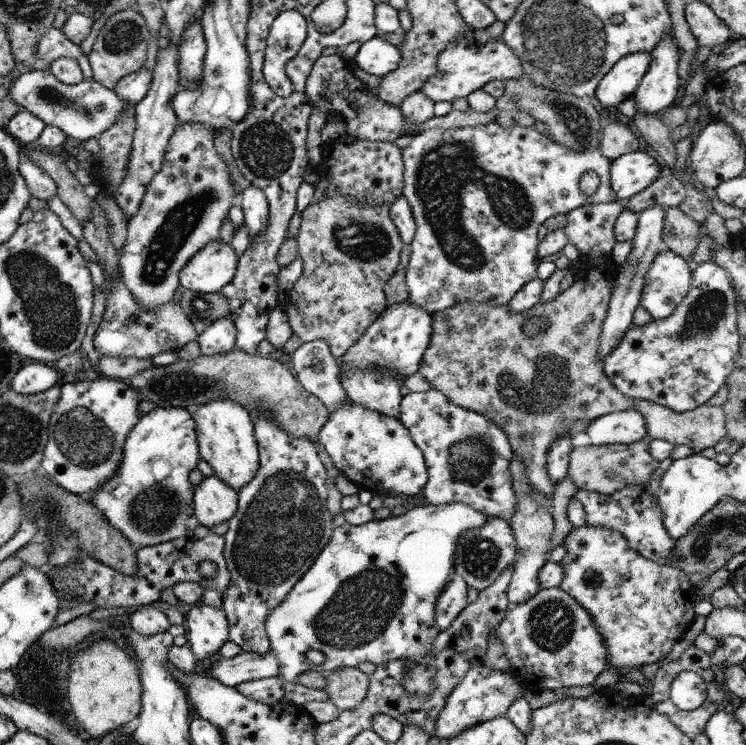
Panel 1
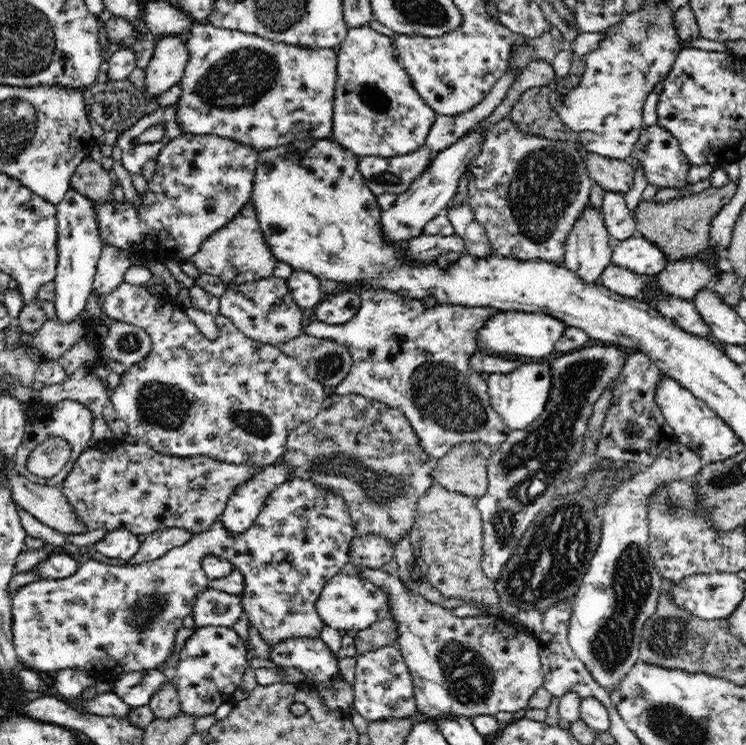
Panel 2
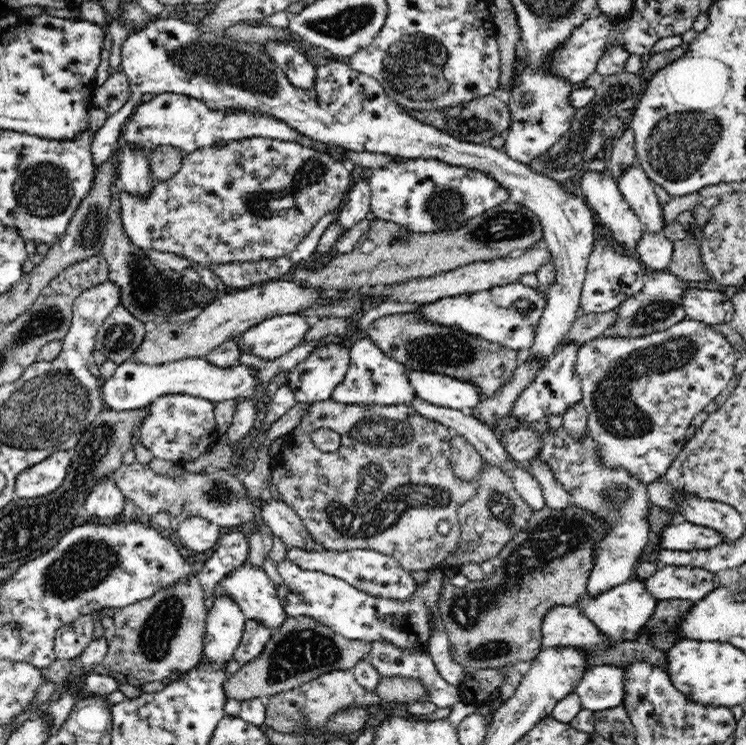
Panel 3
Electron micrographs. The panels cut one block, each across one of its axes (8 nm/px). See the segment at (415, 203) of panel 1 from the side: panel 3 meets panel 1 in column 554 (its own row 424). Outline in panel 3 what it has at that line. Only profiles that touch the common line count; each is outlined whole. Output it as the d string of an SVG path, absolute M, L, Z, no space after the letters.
M165 394L156 398L156 401L148 406L148 414L142 420L139 429L141 444L156 458L168 460L177 465L202 456L219 432L215 421L214 403L188 394Z

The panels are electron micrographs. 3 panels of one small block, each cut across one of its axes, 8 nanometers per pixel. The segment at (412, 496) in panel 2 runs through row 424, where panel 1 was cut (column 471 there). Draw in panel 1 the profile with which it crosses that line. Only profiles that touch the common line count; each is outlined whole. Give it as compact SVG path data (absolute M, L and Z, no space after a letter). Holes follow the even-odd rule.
M604 258L590 259L589 270L586 272L584 268L580 280L576 280L555 299L536 303L528 311L511 313L508 304L473 303L473 300L464 299L434 313L433 333L419 364L418 371L428 380L432 389L444 394L450 403L485 416L505 433L511 444L513 458L517 457L524 465L528 482L550 498L555 489L547 475L546 466L551 444L561 437L572 439L576 434L585 432L588 425L601 416L628 409L639 410L644 415L649 440L660 439L673 445L686 444L693 448L694 453L714 447L727 436L723 407L703 404L694 410L679 413L650 400L623 395L606 376L598 349L614 278L605 273L603 262ZM528 319L542 319L547 322L547 328L536 336L526 336L523 324Z

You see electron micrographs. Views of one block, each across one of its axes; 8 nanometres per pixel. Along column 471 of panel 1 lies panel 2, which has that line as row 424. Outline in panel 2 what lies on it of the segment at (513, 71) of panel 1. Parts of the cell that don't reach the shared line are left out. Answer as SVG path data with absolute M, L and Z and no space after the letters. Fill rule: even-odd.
M64 400L56 402L55 405L51 405L42 416L30 420L25 426L22 444L20 444L20 447L16 450L16 456L12 460L17 473L21 474L24 478L27 478L30 482L62 489L64 487L64 478L66 478L68 472L72 470L72 466L74 466L74 462L78 460L80 453L88 449L93 443L92 424L94 424L94 413L80 402ZM46 437L62 437L72 445L72 452L70 452L70 458L68 458L69 461L66 463L66 466L64 466L56 476L52 476L52 478L40 478L39 476L34 476L26 466L29 454L36 448L36 446L41 442L44 442Z

